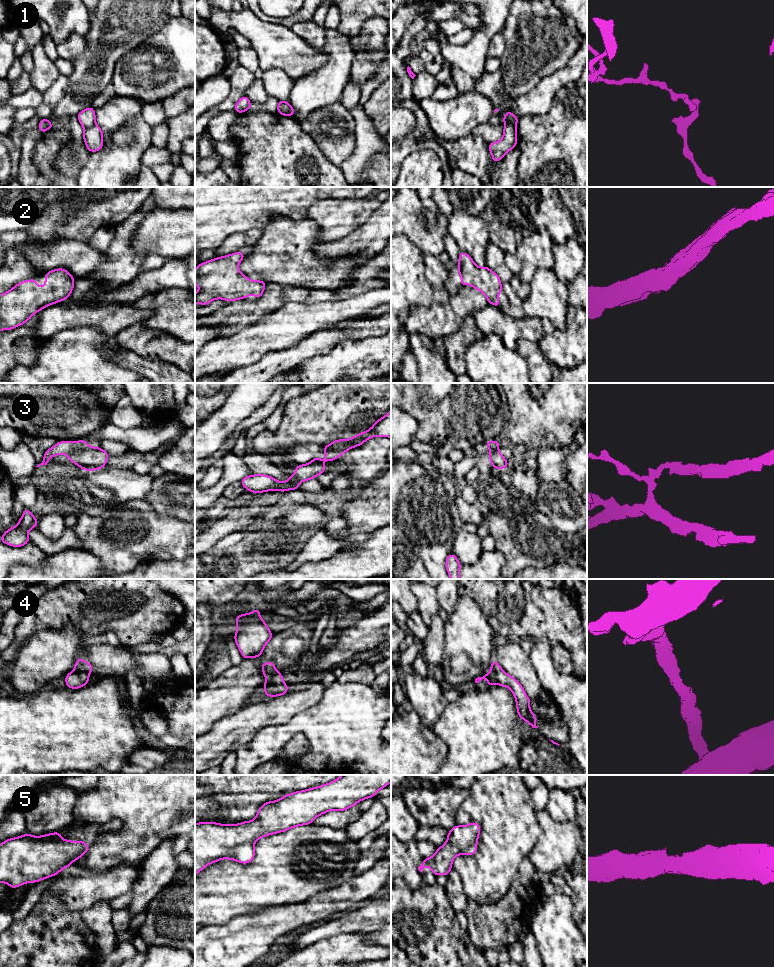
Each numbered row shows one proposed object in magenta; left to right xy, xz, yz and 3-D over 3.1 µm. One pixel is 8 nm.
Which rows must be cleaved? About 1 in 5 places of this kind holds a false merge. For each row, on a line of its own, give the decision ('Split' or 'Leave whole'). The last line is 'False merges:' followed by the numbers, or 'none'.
1: Split
2: Leave whole
3: Split
4: Leave whole
5: Leave whole
False merges: 1, 3

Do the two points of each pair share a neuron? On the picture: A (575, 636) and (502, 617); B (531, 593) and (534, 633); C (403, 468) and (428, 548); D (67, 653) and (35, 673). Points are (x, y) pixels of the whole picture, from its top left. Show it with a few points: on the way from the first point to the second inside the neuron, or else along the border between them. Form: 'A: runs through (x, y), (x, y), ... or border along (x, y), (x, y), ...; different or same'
A: runs through (557, 624), (520, 624); same
B: runs through (531, 603), (531, 617), (534, 623); same
C: runs through (403, 488), (403, 500), (421, 519), (422, 528); same
D: runs through (59, 653), (55, 653), (43, 665); same

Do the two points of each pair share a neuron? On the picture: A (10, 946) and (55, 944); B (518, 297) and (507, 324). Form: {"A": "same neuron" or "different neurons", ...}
{"A": "same neuron", "B": "different neurons"}

